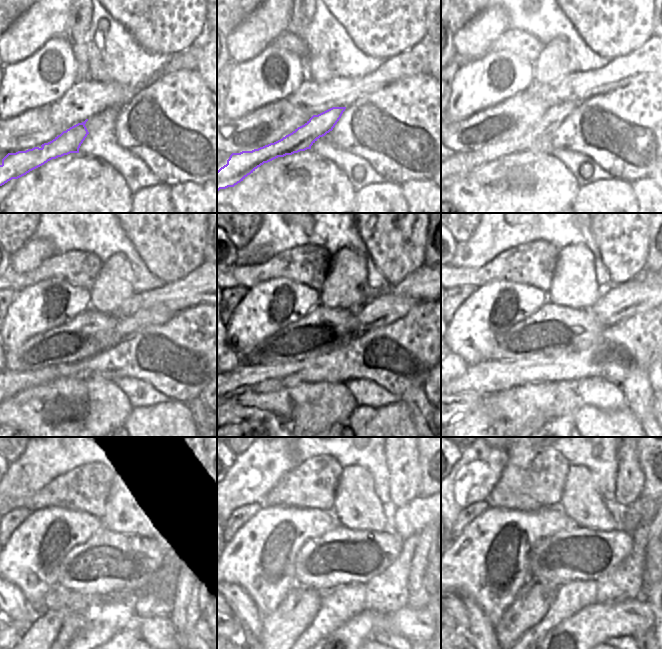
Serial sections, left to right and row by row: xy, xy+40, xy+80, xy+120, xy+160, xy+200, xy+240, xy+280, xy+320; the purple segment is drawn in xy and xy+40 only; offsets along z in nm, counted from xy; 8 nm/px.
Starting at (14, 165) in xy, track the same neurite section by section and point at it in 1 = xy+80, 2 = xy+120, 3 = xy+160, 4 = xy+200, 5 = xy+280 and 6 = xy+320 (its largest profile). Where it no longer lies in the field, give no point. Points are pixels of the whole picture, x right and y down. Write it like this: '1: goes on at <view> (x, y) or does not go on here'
1: goes on at xy+80 (462, 164)
2: goes on at xy+120 (158, 314)
3: goes on at xy+160 (386, 308)
4: goes on at xy+200 (620, 302)
5: goes on at xy+280 (406, 520)
6: goes on at xy+320 (641, 511)

